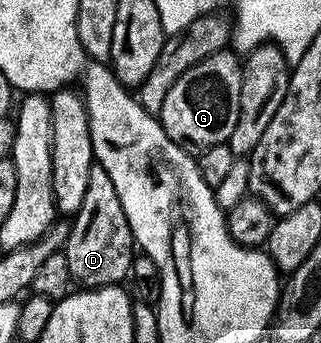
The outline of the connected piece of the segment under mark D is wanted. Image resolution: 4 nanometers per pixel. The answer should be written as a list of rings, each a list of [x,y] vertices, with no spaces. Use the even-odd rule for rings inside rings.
[[[94,164],[89,170],[89,187],[85,190],[85,199],[81,201],[81,210],[77,210],[70,225],[71,233],[65,253],[72,281],[83,290],[122,285],[130,277],[137,245],[125,218],[125,210],[121,210],[121,198],[117,198],[117,190],[100,164]]]

